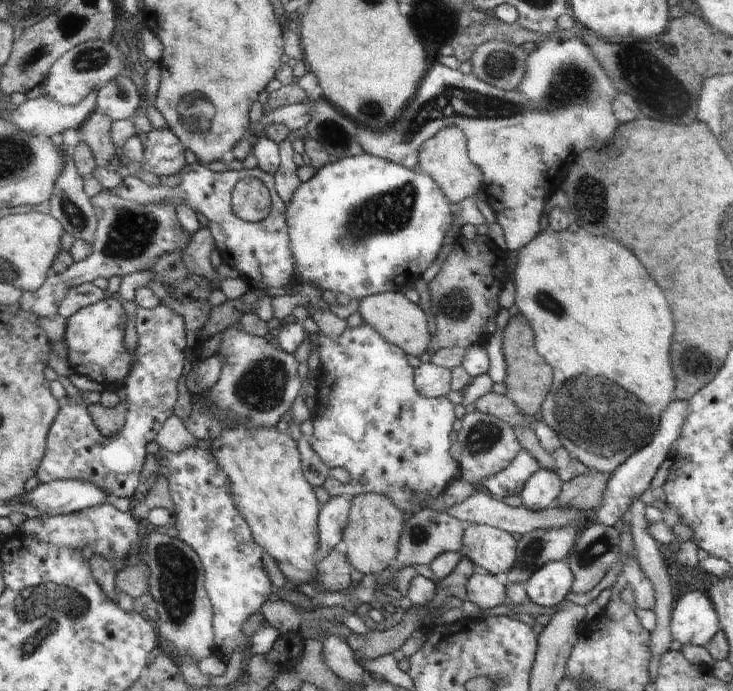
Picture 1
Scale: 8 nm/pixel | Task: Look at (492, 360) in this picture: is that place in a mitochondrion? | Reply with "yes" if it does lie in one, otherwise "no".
no

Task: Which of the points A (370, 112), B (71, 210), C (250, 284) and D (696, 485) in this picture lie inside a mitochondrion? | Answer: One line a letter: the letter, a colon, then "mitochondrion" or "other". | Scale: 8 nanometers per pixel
A: mitochondrion
B: mitochondrion
C: other
D: other

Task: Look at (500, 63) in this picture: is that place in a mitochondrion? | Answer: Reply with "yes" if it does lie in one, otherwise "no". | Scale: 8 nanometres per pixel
yes

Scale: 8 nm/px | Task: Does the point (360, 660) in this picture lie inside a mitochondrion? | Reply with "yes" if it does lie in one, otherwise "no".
no

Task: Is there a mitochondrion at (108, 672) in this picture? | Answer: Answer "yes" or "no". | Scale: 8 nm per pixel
no

